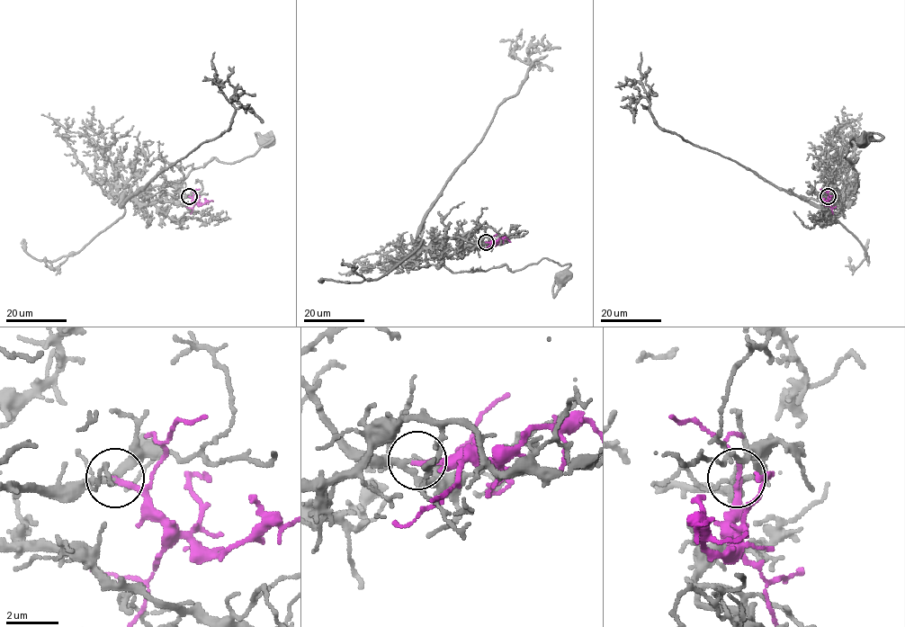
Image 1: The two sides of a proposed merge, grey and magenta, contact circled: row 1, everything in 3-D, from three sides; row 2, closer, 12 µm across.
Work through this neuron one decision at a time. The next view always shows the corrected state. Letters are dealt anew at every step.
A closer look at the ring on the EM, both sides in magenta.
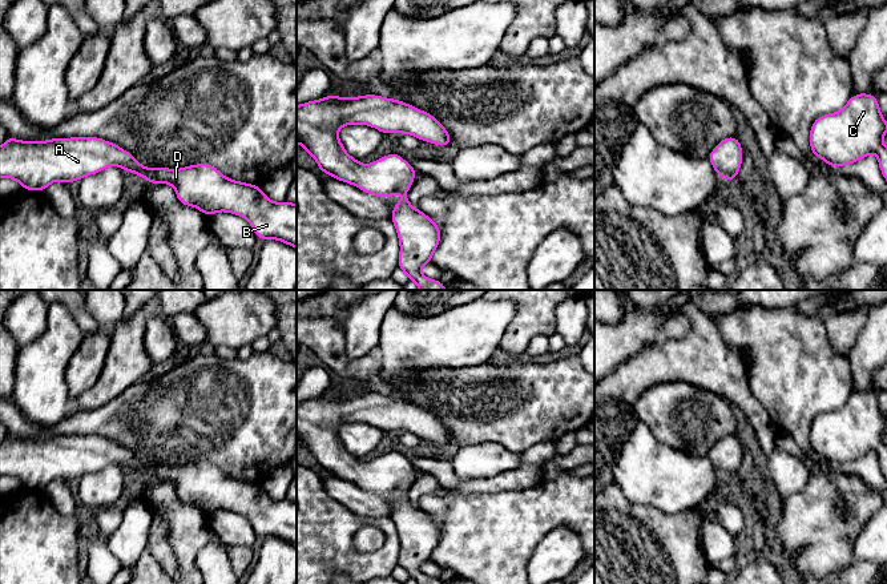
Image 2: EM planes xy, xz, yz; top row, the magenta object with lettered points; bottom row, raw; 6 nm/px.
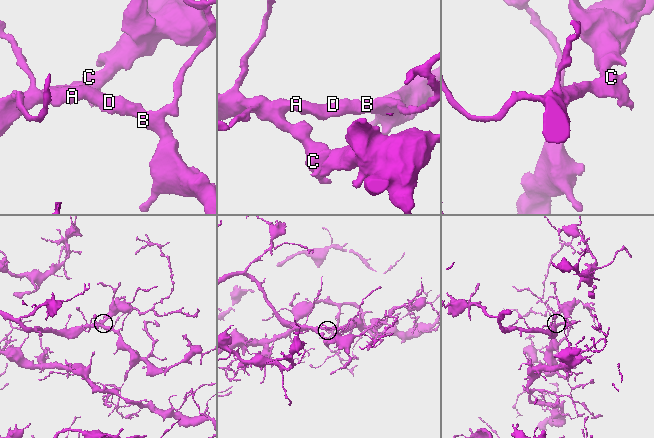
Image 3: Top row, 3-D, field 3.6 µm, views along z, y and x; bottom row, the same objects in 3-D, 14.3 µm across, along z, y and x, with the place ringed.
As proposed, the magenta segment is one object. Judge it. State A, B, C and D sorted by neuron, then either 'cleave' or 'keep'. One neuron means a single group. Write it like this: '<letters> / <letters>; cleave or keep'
A B C D; keep

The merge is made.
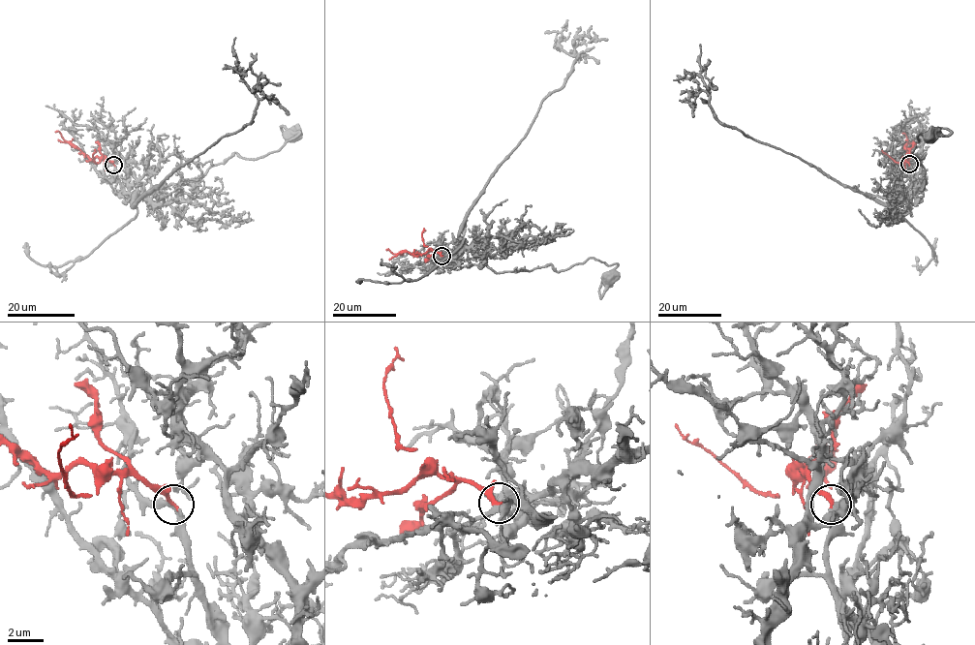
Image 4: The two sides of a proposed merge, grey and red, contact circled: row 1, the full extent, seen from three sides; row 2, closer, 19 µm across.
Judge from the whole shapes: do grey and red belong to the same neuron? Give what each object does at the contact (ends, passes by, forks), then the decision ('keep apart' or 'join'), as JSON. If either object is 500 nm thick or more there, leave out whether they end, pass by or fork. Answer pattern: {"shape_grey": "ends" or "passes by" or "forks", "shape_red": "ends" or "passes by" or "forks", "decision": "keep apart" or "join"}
{"shape_grey": "passes by", "shape_red": "ends", "decision": "join"}

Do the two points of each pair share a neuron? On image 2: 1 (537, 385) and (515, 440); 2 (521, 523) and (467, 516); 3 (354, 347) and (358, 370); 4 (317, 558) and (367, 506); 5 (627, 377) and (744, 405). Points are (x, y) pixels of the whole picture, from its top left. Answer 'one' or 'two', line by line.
1: one
2: one
3: two
4: two
5: one

